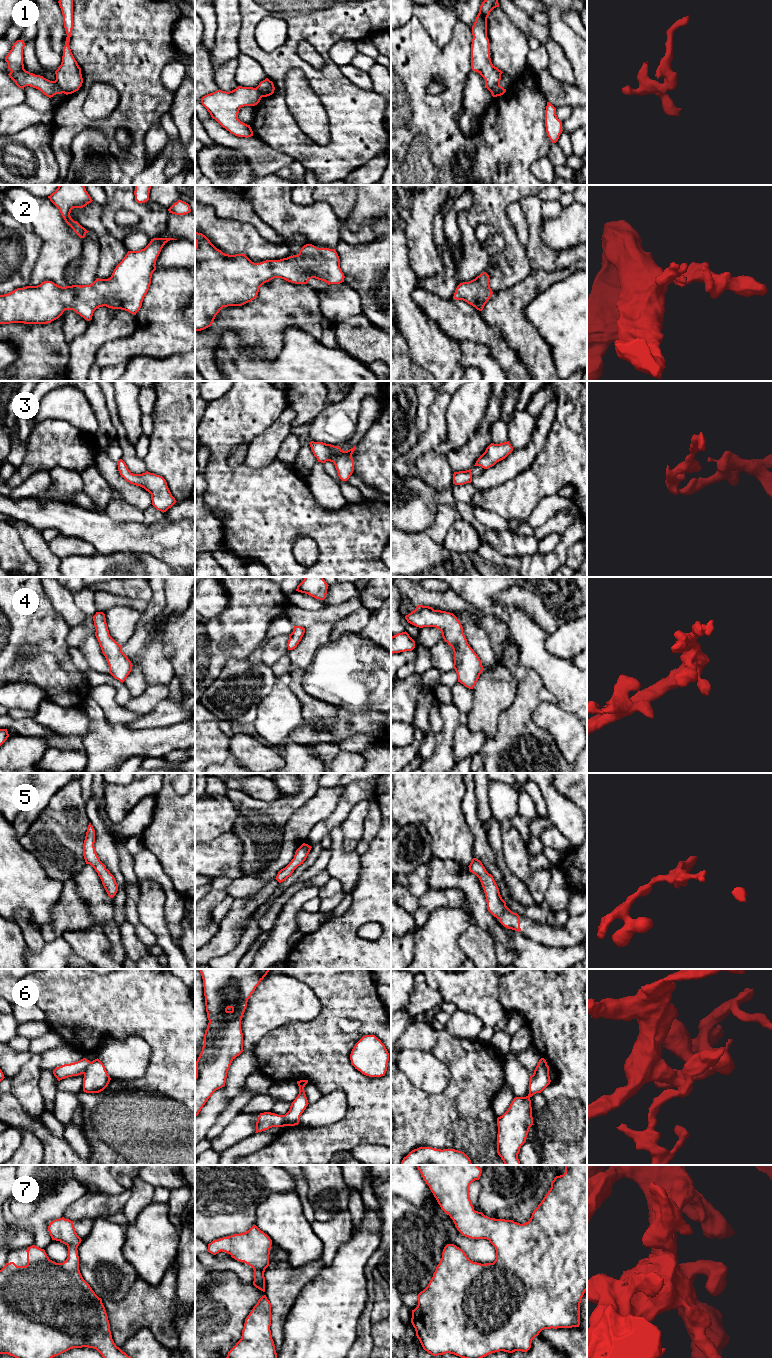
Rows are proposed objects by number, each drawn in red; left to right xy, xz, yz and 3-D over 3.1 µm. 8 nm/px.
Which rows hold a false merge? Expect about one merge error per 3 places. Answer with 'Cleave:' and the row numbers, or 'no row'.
Cleave: 1, 6

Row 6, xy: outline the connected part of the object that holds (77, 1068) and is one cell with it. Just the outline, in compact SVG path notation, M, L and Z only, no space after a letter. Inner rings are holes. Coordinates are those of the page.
M83 1058L77 1062L64 1064L62 1066L56 1067L53 1070L53 1074L58 1081L68 1077L78 1076L85 1073L85 1070L89 1063L90 1063L89 1060Z

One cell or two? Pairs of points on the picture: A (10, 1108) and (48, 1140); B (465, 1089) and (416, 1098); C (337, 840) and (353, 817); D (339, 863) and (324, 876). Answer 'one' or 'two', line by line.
A: one
B: one
C: two
D: two

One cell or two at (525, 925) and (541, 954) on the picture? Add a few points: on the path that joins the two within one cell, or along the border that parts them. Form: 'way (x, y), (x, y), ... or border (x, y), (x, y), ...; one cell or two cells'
border (513, 930), (519, 931), (532, 940), (557, 947); two cells

